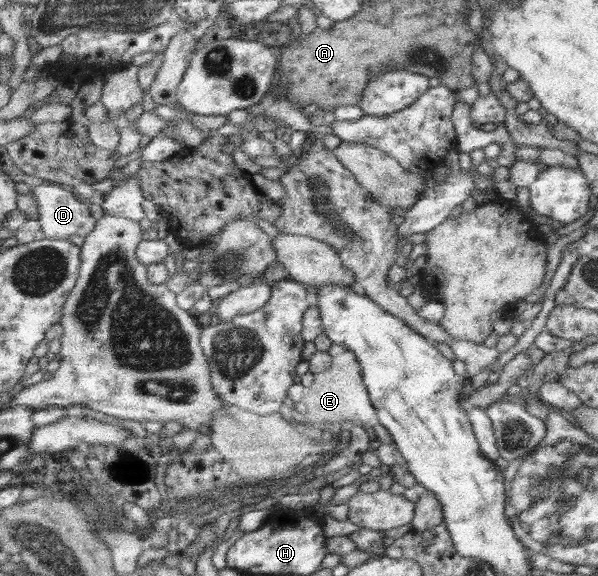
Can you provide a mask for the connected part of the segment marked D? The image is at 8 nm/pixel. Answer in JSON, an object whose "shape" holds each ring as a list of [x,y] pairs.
{"shape":[[[42,183],[30,188],[46,238],[85,238],[96,228],[97,221],[90,215],[90,209],[74,193],[58,184]]]}

